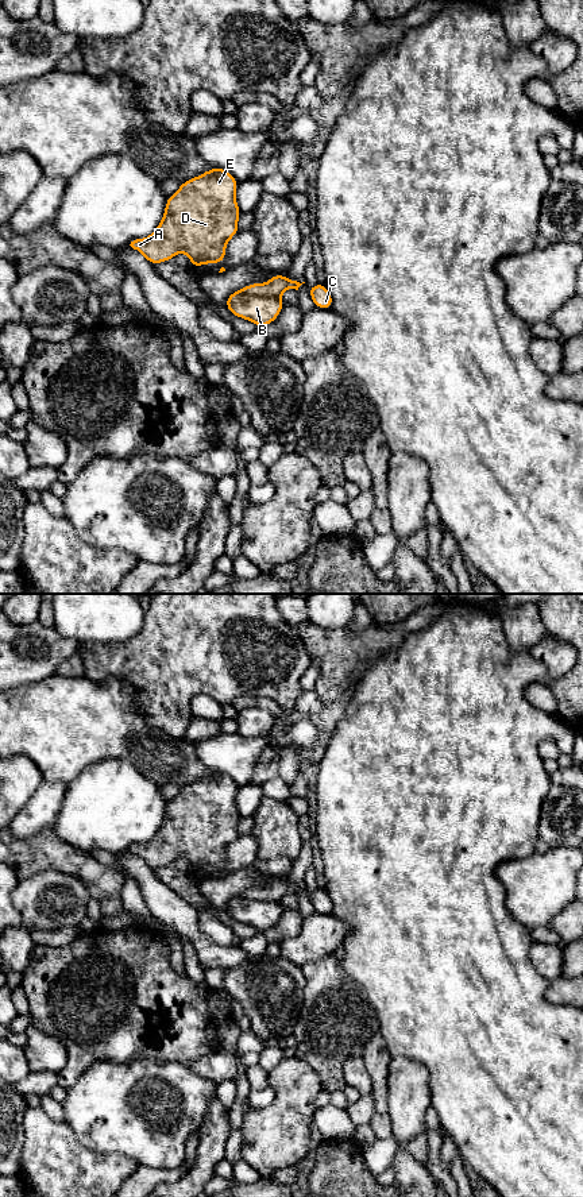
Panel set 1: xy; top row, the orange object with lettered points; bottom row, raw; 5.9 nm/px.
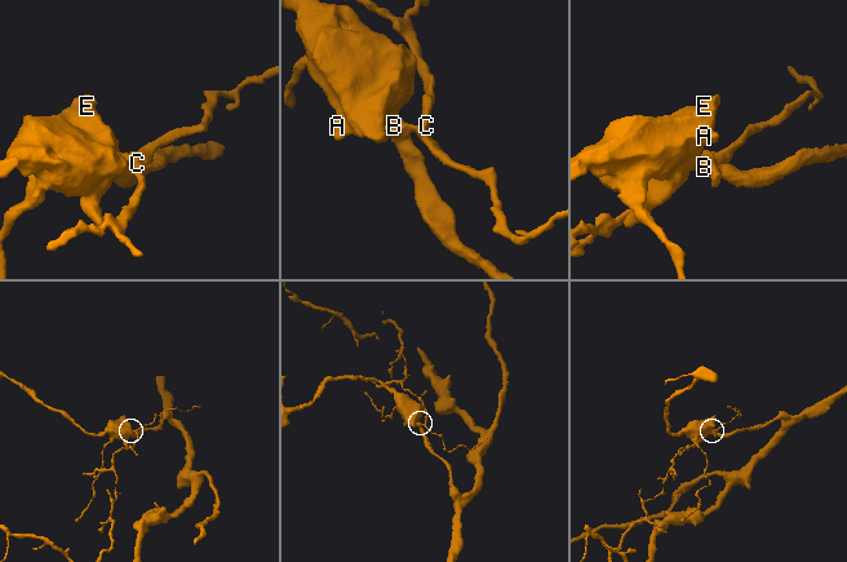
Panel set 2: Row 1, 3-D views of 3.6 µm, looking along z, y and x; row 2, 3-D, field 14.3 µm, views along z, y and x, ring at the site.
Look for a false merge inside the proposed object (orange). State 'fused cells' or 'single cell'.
fused cells

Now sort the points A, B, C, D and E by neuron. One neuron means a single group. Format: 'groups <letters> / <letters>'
groups A B D E / C

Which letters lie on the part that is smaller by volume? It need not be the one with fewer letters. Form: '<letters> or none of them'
C

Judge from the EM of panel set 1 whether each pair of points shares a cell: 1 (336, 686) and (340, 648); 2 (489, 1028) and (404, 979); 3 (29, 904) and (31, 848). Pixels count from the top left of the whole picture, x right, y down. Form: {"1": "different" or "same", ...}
{"1": "same", "2": "same", "3": "different"}

